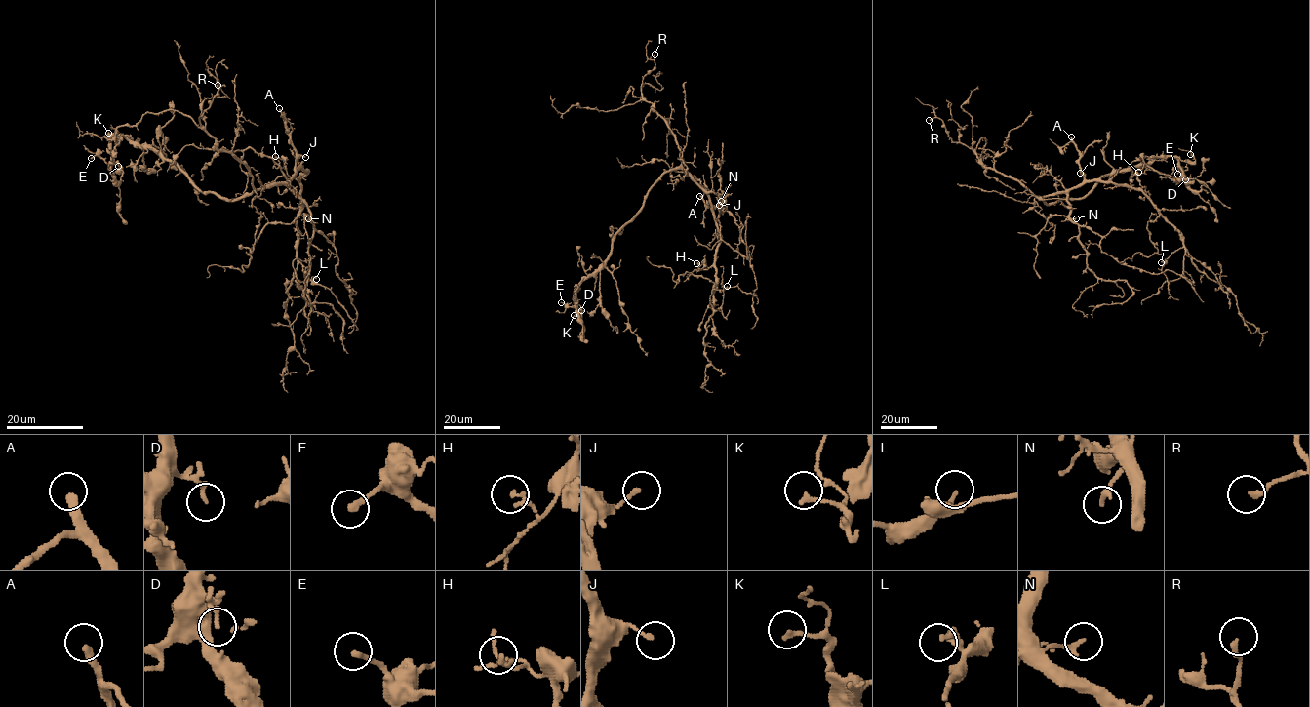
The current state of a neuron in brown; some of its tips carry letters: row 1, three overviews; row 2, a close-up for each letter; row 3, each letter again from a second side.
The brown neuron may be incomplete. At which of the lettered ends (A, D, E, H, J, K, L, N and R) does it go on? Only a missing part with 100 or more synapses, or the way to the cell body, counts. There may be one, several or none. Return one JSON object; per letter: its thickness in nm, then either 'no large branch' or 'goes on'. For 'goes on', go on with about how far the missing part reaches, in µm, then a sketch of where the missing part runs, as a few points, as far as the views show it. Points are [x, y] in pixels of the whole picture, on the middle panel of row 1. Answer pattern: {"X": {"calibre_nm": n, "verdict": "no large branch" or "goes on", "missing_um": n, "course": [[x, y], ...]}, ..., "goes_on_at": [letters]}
{"A": {"calibre_nm": 320, "verdict": "no large branch"}, "D": {"calibre_nm": 130, "verdict": "no large branch"}, "E": {"calibre_nm": 240, "verdict": "no large branch"}, "H": {"calibre_nm": 130, "verdict": "no large branch"}, "J": {"calibre_nm": 160, "verdict": "no large branch"}, "K": {"calibre_nm": 200, "verdict": "no large branch"}, "L": {"calibre_nm": 170, "verdict": "no large branch"}, "N": {"calibre_nm": 200, "verdict": "no large branch"}, "R": {"calibre_nm": 200, "verdict": "no large branch"}, "goes_on_at": []}

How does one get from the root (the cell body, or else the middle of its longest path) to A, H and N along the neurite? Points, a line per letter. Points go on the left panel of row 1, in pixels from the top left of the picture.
A: (280, 182), (286, 182), (295, 172), (296, 150), (279, 108)
H: (280, 182), (286, 182), (299, 169), (306, 171), (300, 177), (293, 177), (287, 173), (284, 161), (275, 156)
N: (280, 182), (304, 203), (311, 216), (311, 219), (308, 218)

